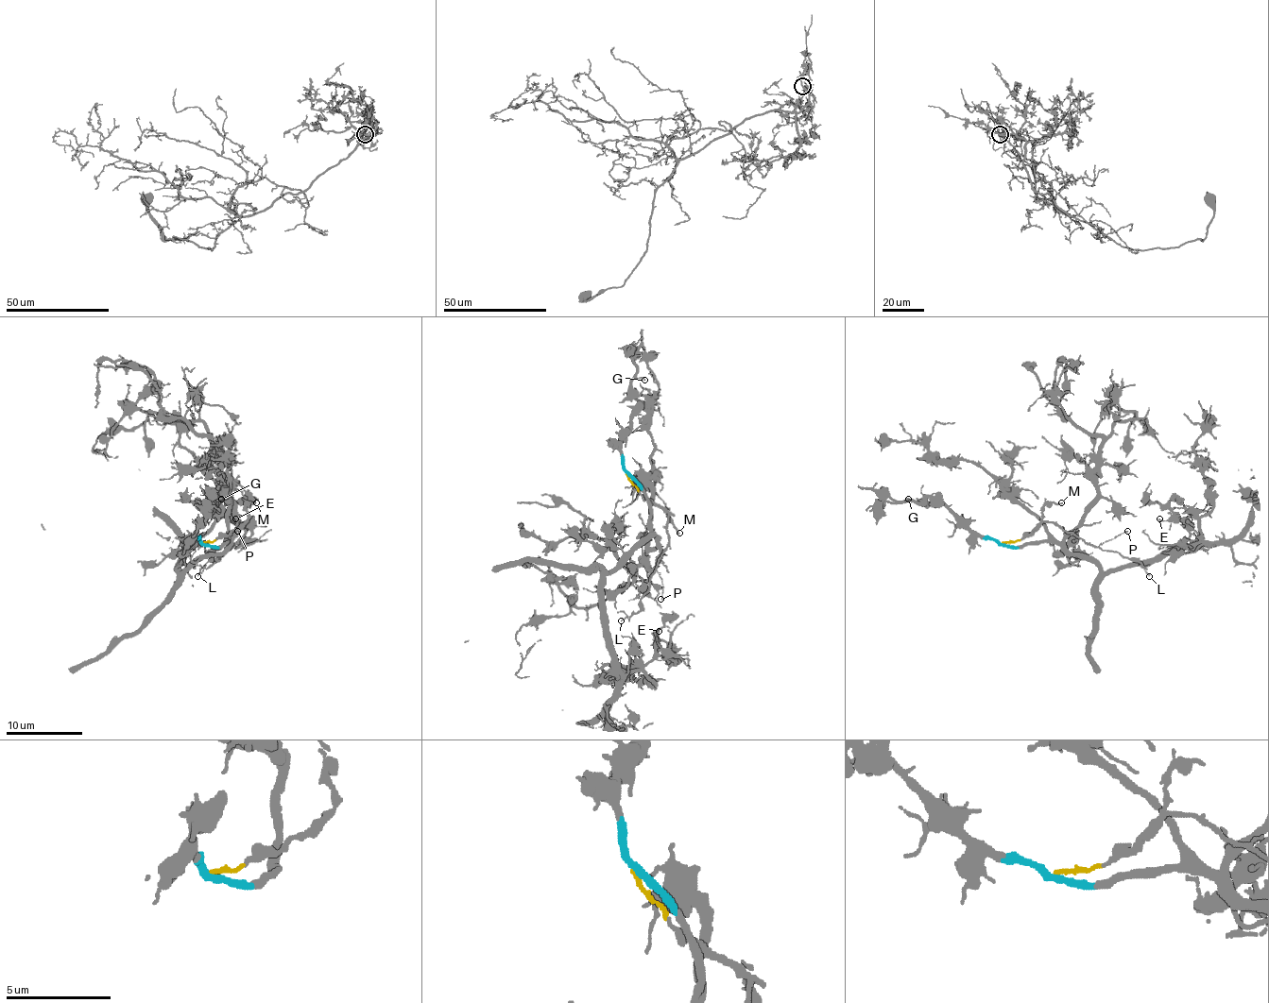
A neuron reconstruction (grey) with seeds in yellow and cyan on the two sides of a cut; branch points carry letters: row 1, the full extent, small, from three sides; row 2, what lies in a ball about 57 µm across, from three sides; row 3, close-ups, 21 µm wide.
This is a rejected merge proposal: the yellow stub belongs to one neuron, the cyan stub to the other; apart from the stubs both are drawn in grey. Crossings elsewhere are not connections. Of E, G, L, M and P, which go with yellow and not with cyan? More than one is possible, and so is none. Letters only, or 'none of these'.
L, M, P

